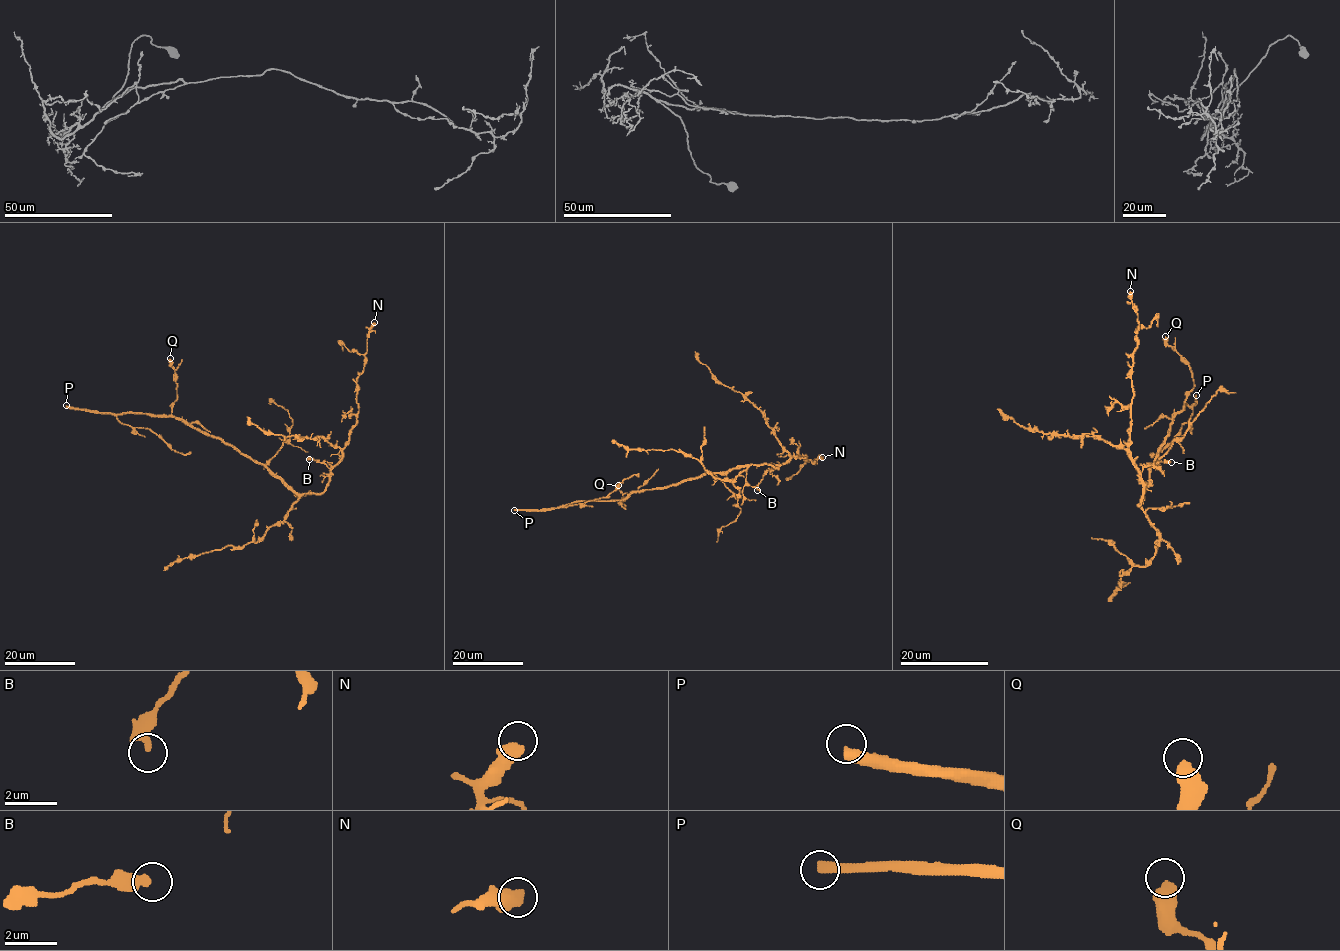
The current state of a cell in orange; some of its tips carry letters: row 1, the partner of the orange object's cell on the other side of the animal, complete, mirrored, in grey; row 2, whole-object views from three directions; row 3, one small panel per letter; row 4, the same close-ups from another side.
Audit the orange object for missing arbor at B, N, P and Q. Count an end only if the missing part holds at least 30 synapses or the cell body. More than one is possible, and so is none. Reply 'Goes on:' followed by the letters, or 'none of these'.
Goes on: P

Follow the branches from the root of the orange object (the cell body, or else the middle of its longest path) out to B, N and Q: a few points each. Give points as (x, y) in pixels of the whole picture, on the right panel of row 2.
B: (1150, 471), (1150, 485), (1139, 506), (1143, 489), (1140, 477), (1142, 468), (1171, 462)
N: (1150, 471), (1150, 485), (1139, 506), (1143, 481), (1129, 450), (1133, 396), (1131, 368), (1139, 329), (1130, 291)
Q: (1150, 471), (1170, 432), (1173, 418), (1183, 409), (1186, 395), (1194, 387), (1189, 365), (1167, 344), (1165, 336)

